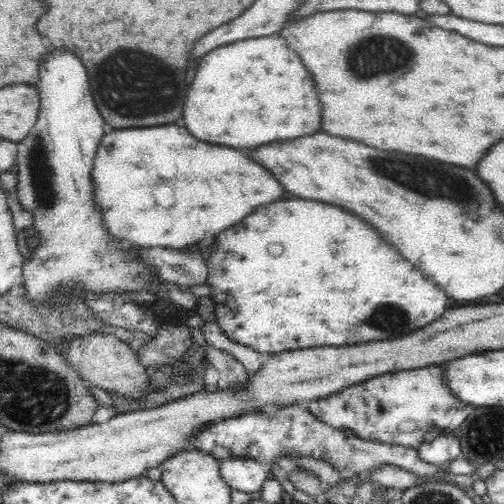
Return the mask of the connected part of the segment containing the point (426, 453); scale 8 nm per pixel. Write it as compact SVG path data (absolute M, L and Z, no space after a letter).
M439 432L438 437L429 443L422 443L417 449L422 461L438 466L461 457L460 439L453 432Z

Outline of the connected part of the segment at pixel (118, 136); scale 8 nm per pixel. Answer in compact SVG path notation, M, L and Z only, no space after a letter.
M170 124L170 126L158 126L158 128L124 128L124 130L113 130L110 133L106 133L101 141L94 155L93 169L91 172L93 201L95 206L101 210L101 225L105 228L105 231L111 234L115 240L122 240L122 242L127 242L132 246L144 248L157 246L158 248L169 248L170 250L184 252L184 250L188 250L194 244L206 240L213 240L219 232L230 228L230 226L234 226L244 216L248 216L250 212L254 212L258 206L270 204L270 202L280 200L284 196L284 192L278 186L278 182L262 166L254 164L252 160L248 160L246 156L242 156L234 148L222 148L222 146L214 146L214 144L206 144L206 142L194 140L186 132L184 126Z

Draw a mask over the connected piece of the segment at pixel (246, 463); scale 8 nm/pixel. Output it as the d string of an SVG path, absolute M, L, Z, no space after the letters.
M226 457L218 459L219 471L225 483L232 489L248 493L259 492L268 473L264 466L250 457Z

